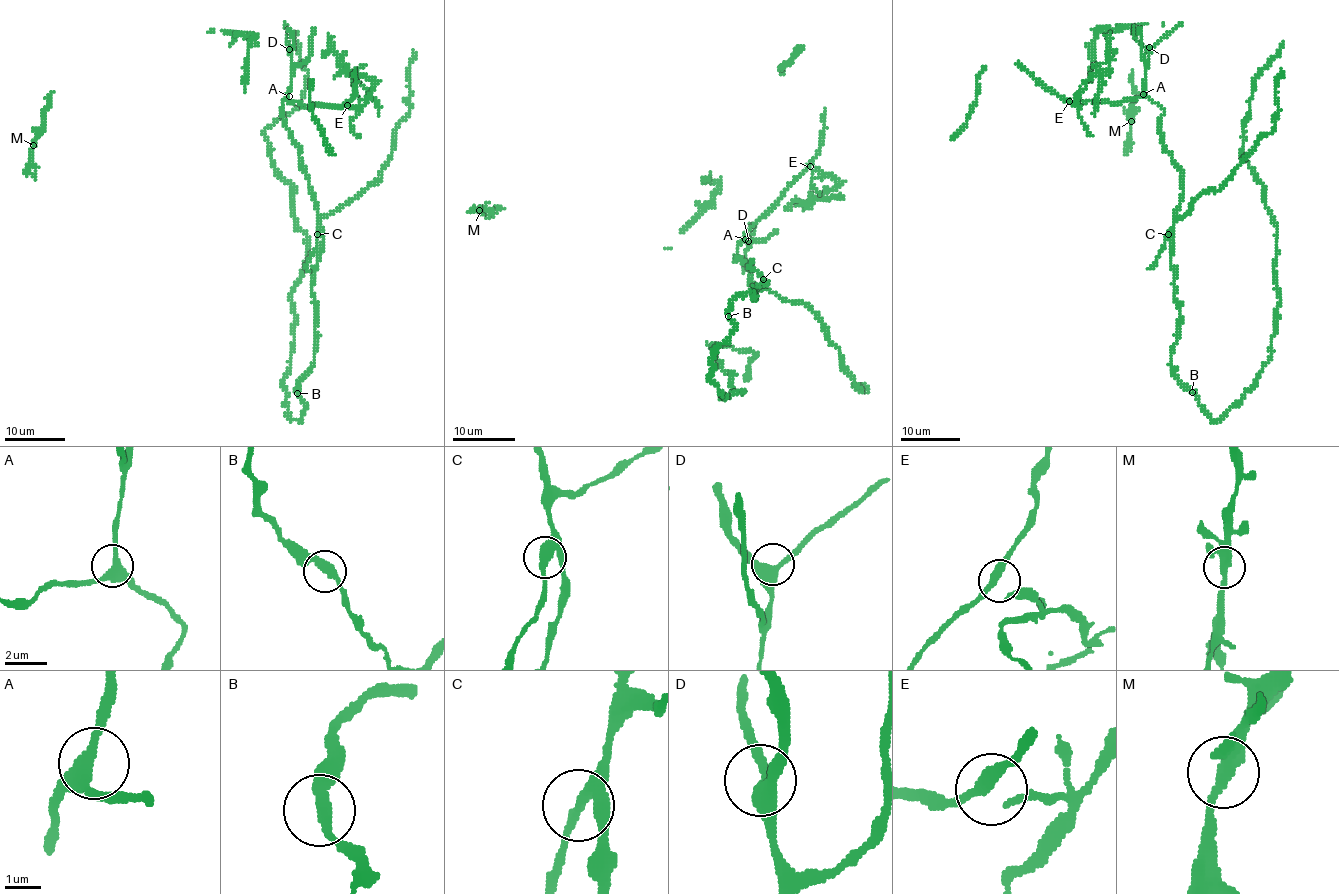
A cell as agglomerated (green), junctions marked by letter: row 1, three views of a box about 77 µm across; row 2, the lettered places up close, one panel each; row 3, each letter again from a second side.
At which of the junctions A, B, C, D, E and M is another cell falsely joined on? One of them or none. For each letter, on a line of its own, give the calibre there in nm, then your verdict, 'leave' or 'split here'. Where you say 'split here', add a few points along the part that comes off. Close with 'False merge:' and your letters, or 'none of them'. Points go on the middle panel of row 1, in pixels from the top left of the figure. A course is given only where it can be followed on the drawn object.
A: 320 nm thick; leave
B: 320 nm thick; leave
C: 280 nm thick; split here; foreign part runs (763, 279), (752, 269), (752, 260)
D: 360 nm thick; leave
E: 280 nm thick; leave
M: 300 nm thick; leave
False merge: C

